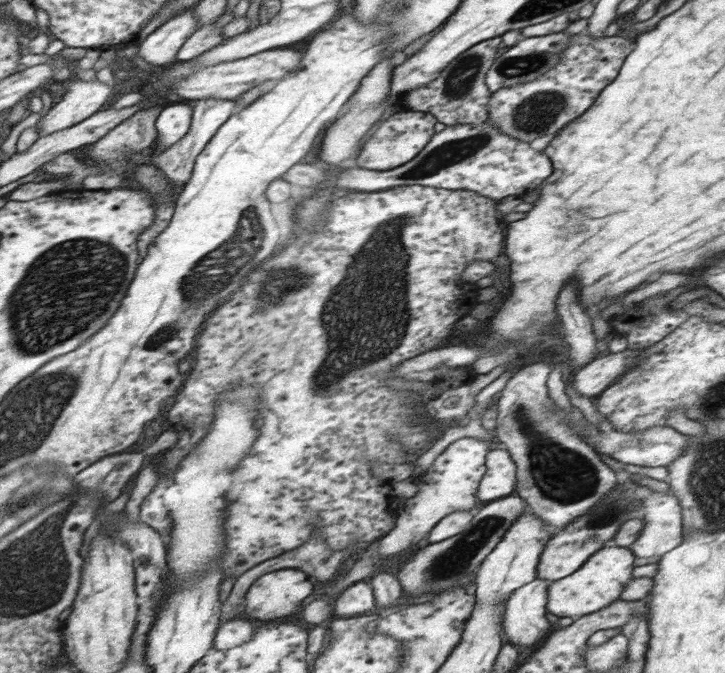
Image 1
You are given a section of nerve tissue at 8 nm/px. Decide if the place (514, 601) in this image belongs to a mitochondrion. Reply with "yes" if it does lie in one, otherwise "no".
no

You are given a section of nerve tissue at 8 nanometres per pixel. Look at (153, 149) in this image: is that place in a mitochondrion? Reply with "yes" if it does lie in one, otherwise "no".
no

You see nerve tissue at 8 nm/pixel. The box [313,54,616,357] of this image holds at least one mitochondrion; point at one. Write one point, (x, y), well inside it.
(449, 153)

